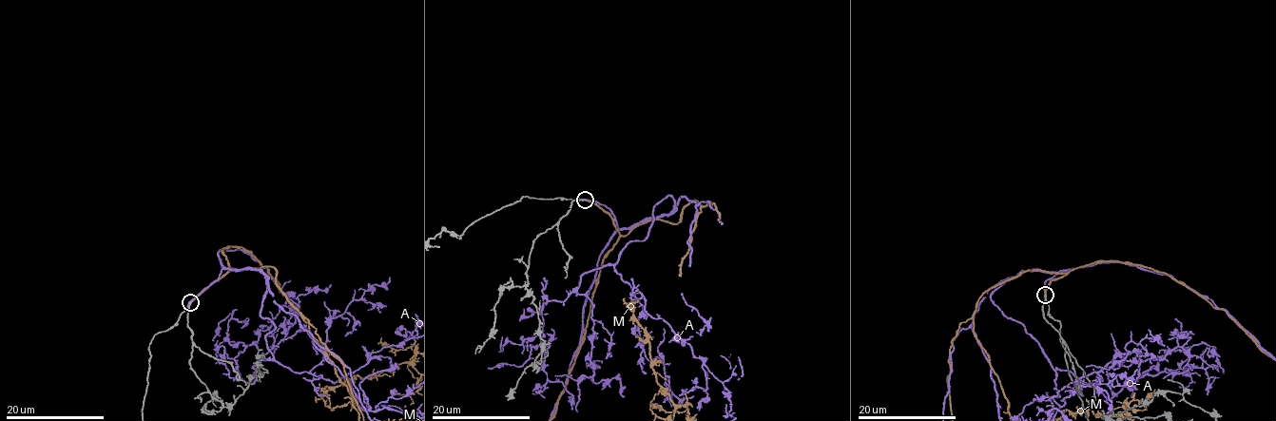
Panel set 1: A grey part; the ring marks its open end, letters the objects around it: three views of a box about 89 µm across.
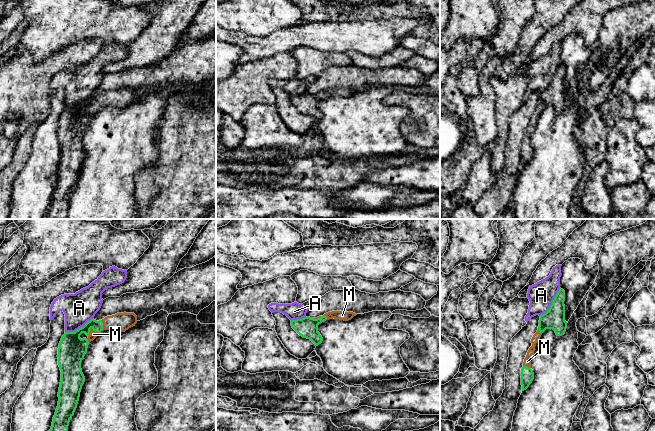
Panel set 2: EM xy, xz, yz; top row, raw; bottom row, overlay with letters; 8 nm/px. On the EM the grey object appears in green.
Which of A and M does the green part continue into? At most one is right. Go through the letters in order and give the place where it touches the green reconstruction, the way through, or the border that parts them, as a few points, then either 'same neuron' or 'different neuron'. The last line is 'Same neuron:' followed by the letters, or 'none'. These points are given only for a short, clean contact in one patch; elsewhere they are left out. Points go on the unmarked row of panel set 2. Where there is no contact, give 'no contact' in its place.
A: yz (552, 79) | different neuron
M: xy (91, 103) | same neuron
Same neuron: M

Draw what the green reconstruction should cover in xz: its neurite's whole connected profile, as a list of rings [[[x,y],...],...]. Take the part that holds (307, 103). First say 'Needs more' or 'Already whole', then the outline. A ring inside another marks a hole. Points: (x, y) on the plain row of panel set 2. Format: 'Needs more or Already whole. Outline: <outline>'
Needs more. Outline: [[[332,87],[317,94],[304,93],[302,95],[291,96],[292,104],[303,114],[310,115],[315,122],[322,119],[323,114],[318,108],[318,101],[327,95],[351,96],[357,90],[345,87]]]

